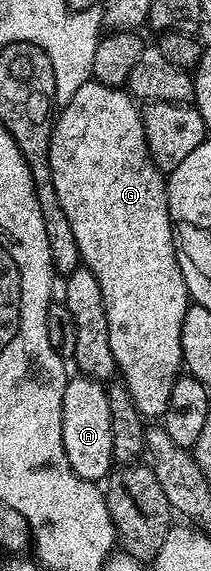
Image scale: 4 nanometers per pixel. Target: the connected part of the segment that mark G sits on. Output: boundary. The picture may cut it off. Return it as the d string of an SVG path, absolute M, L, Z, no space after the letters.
M93 80L85 82L77 90L76 96L72 96L72 100L65 103L53 119L50 131L50 167L56 196L60 196L60 208L64 208L64 216L68 216L68 224L72 224L72 236L76 236L76 244L82 257L81 265L87 266L92 276L96 276L96 284L100 284L100 296L104 300L104 312L108 316L108 344L112 348L117 373L121 381L125 382L141 414L150 420L157 419L168 408L168 396L172 396L172 384L176 384L176 380L184 370L180 352L180 324L184 324L184 312L191 306L192 299L186 287L184 272L180 272L178 263L174 226L170 223L170 207L166 195L168 182L163 171L159 170L150 158L139 103L125 89L105 86L102 82Z

